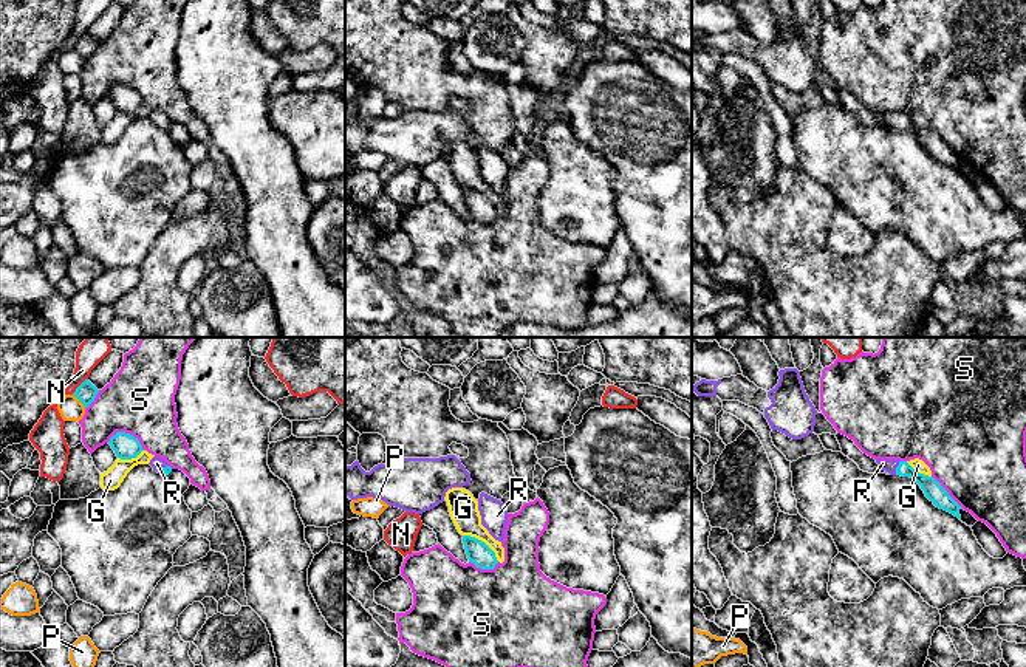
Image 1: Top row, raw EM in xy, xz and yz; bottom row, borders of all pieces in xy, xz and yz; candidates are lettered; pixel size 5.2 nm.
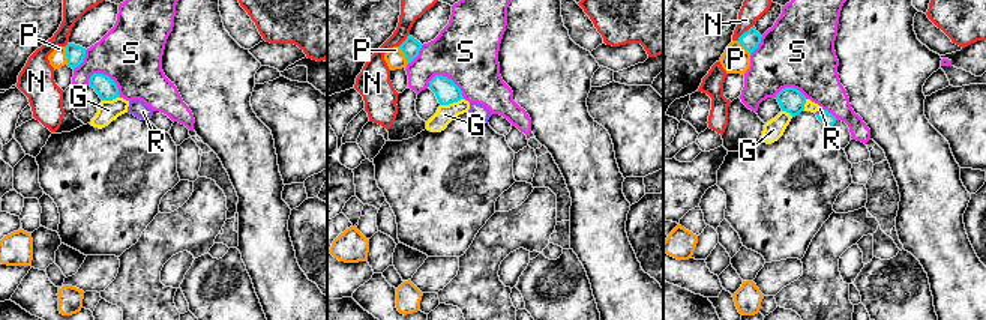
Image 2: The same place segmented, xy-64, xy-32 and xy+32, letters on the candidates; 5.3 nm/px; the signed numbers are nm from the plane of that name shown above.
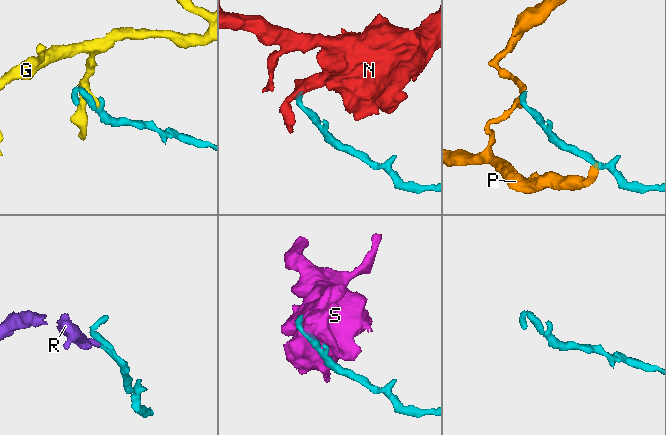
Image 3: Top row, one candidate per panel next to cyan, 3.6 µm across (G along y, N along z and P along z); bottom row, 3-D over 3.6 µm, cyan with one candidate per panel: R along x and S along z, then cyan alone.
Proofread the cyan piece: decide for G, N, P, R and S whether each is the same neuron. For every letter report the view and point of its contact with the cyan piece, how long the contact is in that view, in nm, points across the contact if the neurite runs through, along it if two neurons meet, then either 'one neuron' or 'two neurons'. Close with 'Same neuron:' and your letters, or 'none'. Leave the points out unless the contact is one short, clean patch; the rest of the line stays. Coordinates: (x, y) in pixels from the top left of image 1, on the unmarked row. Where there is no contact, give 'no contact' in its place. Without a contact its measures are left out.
G: contact xz (483, 195); length 240 nm; two neurons
N: contact xy (79, 39); length 120 nm; border xy (87, 31), (71, 47); two neurons
P: contact xy (79, 53); length 100 nm; border xy (73, 47), (85, 61); two neurons
R: contact yz (896, 121); length 80 nm; way yz (933, 144), (909, 124), (896, 121), (889, 119); one neuron
S: contact xy (127, 87); length 200 nm; two neurons
Same neuron: R

